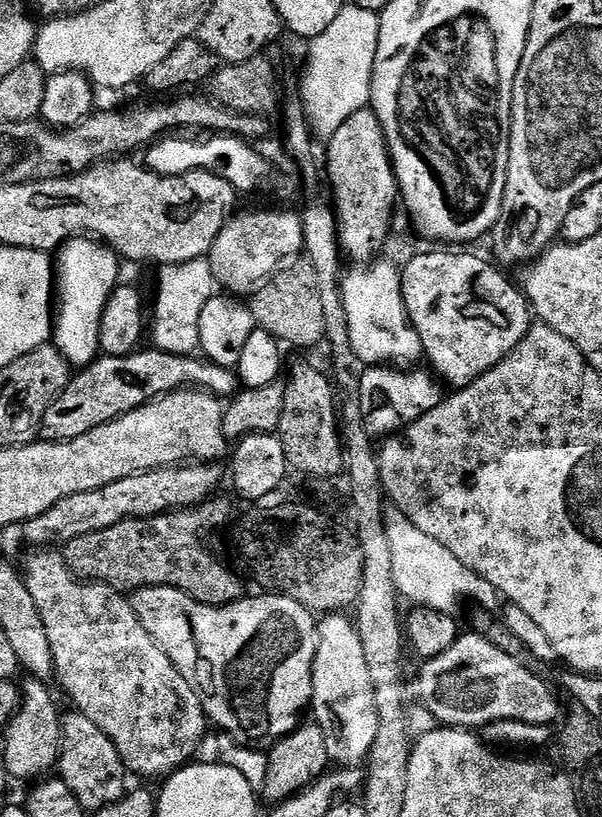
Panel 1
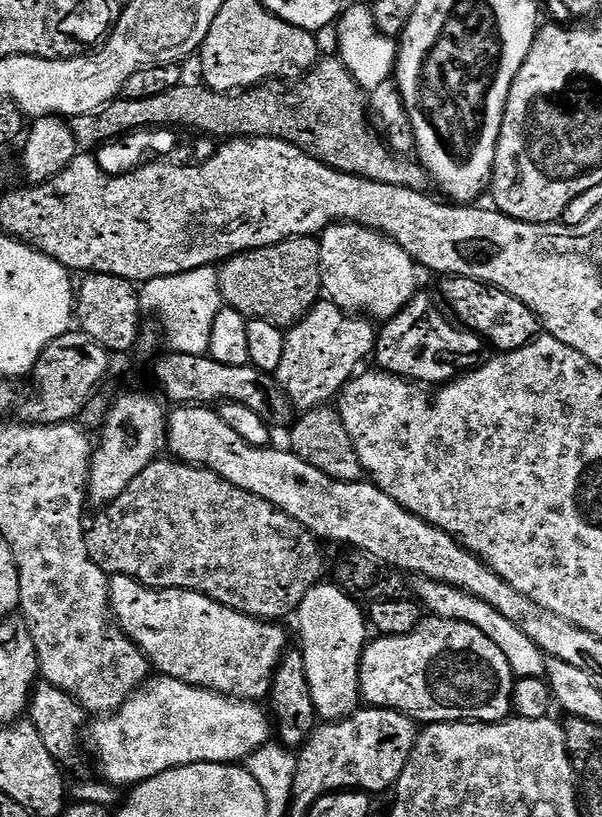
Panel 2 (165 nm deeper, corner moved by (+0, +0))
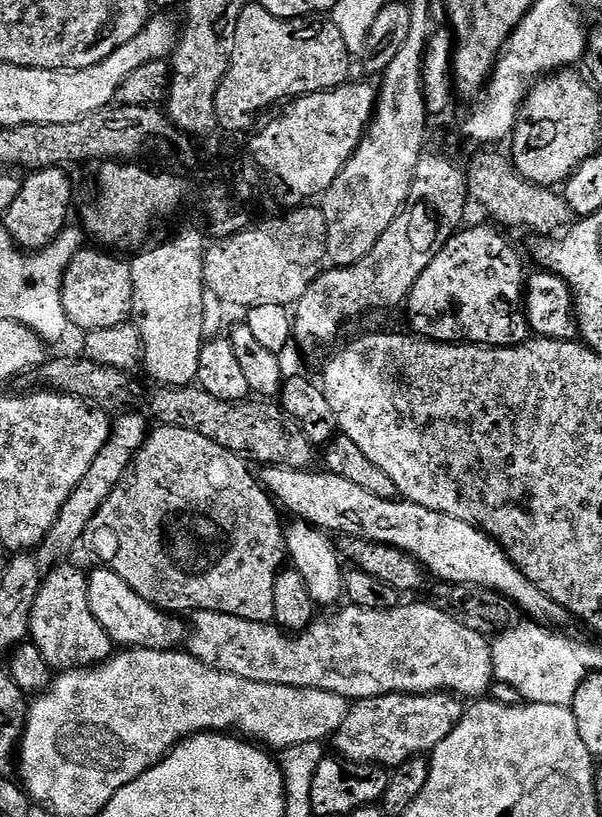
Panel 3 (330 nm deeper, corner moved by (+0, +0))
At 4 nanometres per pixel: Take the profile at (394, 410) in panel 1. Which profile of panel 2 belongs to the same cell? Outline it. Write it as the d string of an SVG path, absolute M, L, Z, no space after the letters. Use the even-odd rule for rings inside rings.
M415 295L399 314L383 321L377 331L375 367L421 386L443 386L457 376L479 368L490 356L485 338L454 322L445 312L436 305L434 297Z

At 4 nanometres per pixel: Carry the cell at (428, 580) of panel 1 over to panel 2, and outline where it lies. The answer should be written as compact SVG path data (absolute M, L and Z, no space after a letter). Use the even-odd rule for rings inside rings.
M419 579L415 585L414 592L419 603L437 619L464 621L468 625L481 630L495 645L497 645L506 656L507 662L511 666L513 675L518 678L542 678L545 672L546 657L537 645L522 634L516 626L511 625L509 621L498 610L482 602L461 588L450 586L448 583L438 583L437 580Z

